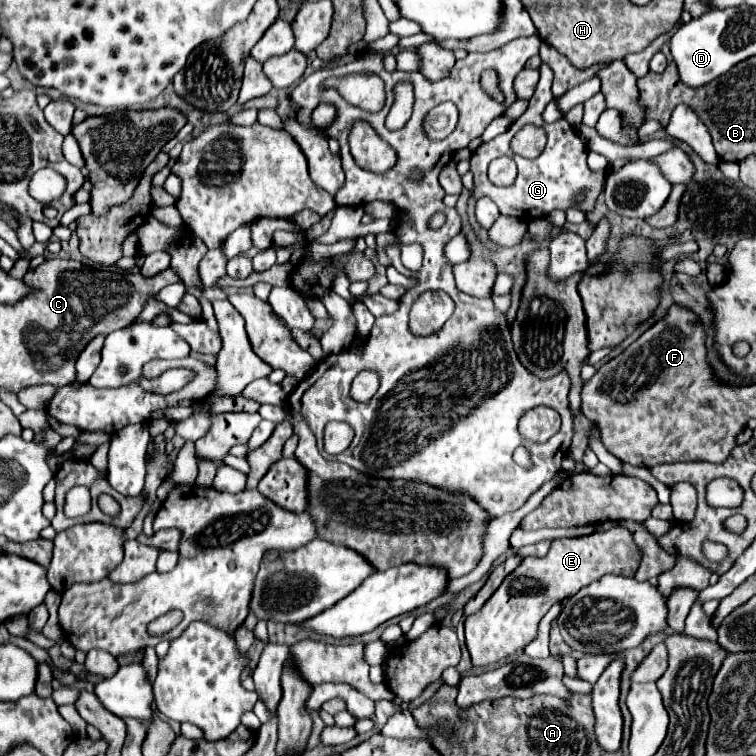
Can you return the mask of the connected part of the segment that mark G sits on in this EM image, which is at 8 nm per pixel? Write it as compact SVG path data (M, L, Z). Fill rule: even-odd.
M542 62L540 66L540 82L536 86L536 92L534 96L530 98L530 104L528 104L528 110L512 122L512 126L496 136L494 140L490 142L484 142L470 158L470 168L474 172L474 188L472 188L472 196L478 200L478 198L484 198L488 196L498 208L500 208L500 214L508 216L508 214L550 214L552 210L556 208L562 208L562 210L568 210L568 208L574 208L584 212L584 214L590 213L594 209L594 202L596 202L596 196L600 194L602 190L602 182L604 182L604 172L590 172L590 168L586 166L586 156L588 156L588 150L586 146L582 144L582 140L576 136L576 132L572 130L572 126L566 122L566 120L558 120L554 124L546 124L542 120L542 110L546 108L546 102L550 102L552 98L552 92L550 92L550 86L552 86L552 68L548 68L548 64ZM526 124L534 124L534 126L540 126L548 132L548 144L544 148L544 152L534 158L534 160L526 160L526 158L520 158L518 154L512 152L510 148L510 140L514 138L514 134L524 128ZM500 156L510 156L516 160L518 164L518 176L514 180L512 186L496 186L488 180L486 176L486 170L488 170L488 164L494 160L494 158L500 158ZM579 193L585 194L585 200L582 202L576 202L575 196Z

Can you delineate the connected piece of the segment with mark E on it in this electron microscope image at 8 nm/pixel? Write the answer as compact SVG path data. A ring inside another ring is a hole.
M610 528L606 532L594 532L574 540L552 540L552 546L544 558L524 558L522 564L504 578L484 608L466 616L466 646L472 666L484 668L486 664L494 664L524 650L524 646L536 638L542 616L556 600L574 596L580 588L610 572L632 576L638 570L638 564L640 550L632 540L632 532L626 528Z

